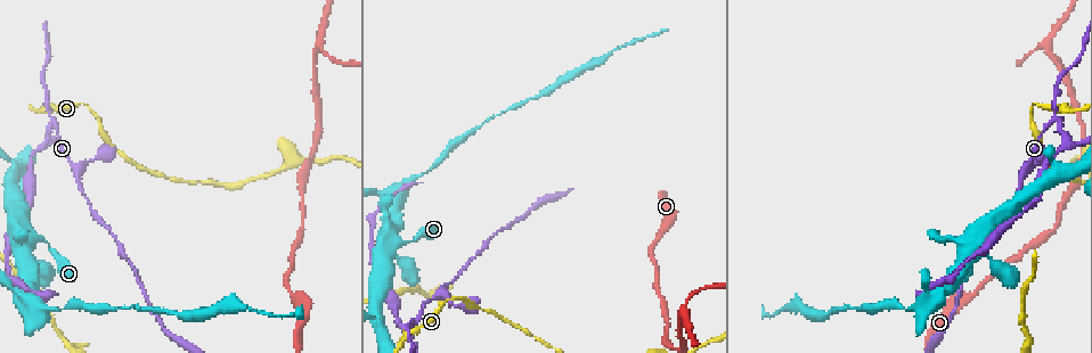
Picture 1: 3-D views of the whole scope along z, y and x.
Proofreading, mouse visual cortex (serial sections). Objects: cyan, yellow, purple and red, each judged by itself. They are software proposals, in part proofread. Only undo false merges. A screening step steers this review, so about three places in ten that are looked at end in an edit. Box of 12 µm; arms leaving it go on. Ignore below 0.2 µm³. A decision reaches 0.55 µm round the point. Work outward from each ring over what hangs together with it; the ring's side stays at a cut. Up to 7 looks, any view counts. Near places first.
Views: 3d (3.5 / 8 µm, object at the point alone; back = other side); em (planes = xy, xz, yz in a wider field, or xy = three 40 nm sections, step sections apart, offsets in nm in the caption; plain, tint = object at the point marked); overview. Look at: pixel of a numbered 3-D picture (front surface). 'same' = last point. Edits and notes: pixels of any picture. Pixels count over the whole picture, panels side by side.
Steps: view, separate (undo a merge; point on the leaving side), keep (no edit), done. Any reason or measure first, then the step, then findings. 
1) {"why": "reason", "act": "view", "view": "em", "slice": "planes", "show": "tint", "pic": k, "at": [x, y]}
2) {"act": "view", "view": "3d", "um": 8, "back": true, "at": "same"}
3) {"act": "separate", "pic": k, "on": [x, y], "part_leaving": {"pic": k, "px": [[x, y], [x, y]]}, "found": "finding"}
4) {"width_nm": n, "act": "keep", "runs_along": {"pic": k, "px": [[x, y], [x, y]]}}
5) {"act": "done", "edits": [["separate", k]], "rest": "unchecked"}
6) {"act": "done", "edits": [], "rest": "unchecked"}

{"why": "a narrow waist", "act": "view", "view": "3d", "um": 3.5, "pic": 1, "at": [903, 307]}

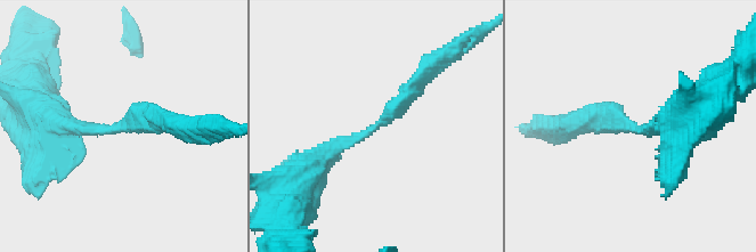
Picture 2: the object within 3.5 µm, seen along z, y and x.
{"act": "view", "view": "em", "slice": "xy", "step": 3, "show": "tint", "pic": 2, "at": [631, 127]}

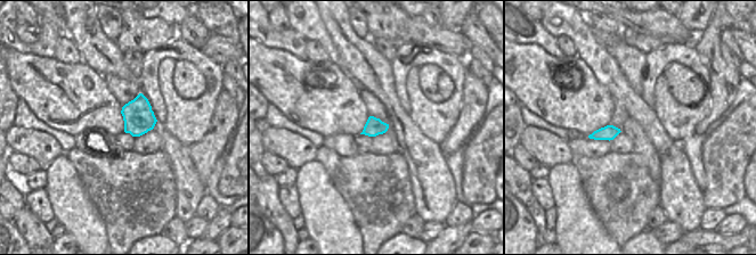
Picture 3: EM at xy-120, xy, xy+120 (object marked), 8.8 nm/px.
{"act": "separate", "pic": 2, "on": [618, 119], "part_leaving": {"pic": 2, "px": [[355, 139], [380, 126], [422, 75]]}, "found": "a second cell is stuck on"}

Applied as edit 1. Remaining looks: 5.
{"why": "three arms meet", "act": "view", "view": "3d", "um": 3.5, "back": true, "pic": 1, "at": [684, 315]}

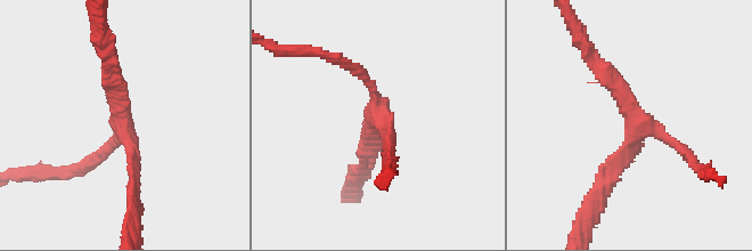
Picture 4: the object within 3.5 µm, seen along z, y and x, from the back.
{"arms": 3, "arm_widths_nm": [150, 200, 250], "why": "now the EM", "act": "view", "view": "em", "slice": "planes", "show": "tint", "pic": 4, "at": [639, 128]}

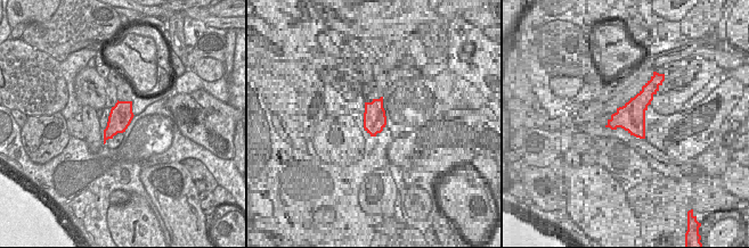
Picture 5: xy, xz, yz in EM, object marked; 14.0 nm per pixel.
{"act": "keep", "runs_along": {"pic": 4, "px": [[133, 192], [133, 146], [109, 66]]}, "found": "one cell here"}

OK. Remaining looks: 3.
{"why": "three arms meet", "act": "view", "view": "3d", "um": 3.5, "pic": 1, "at": [53, 118]}

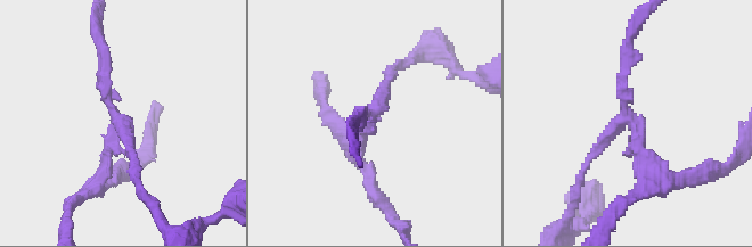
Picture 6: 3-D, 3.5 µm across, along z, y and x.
{"arms": 3, "arm_widths_nm": [100, 150, 150], "why": "now the EM", "act": "view", "view": "em", "slice": "planes", "show": "tint", "pic": 6, "at": [119, 121]}

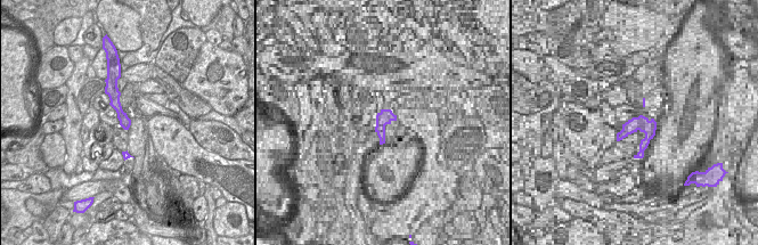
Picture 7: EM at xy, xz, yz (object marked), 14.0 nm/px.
{"act": "separate", "pic": 6, "on": [645, 158], "found": "a second cell is stuck on"}

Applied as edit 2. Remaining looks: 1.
{"act": "done", "edits": [["separate", 2], ["separate", 6]], "rest": "unchecked"}

